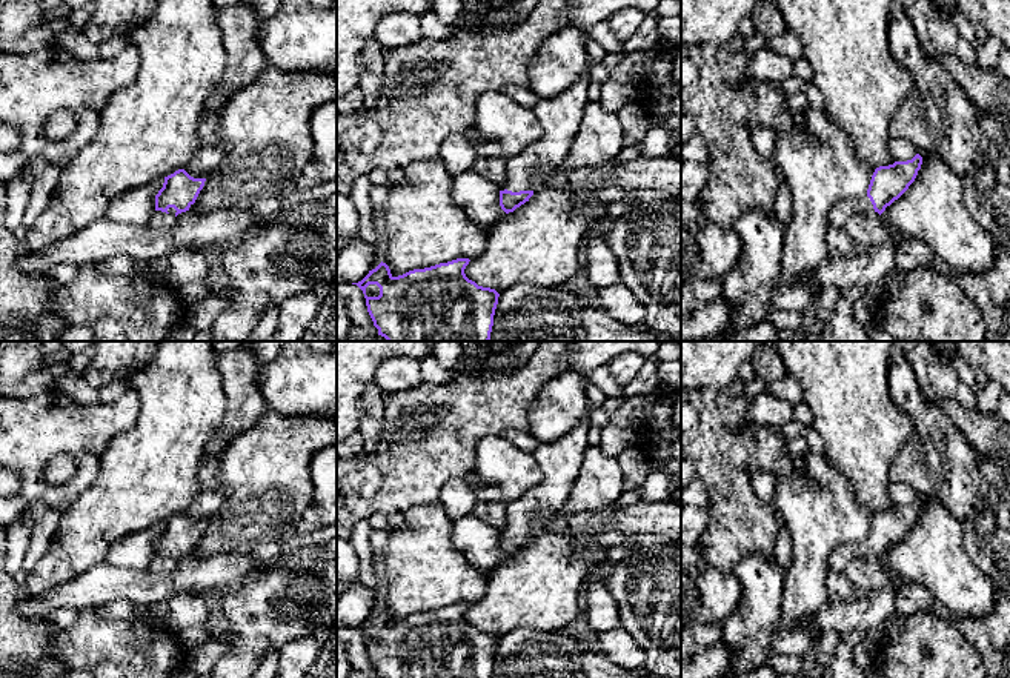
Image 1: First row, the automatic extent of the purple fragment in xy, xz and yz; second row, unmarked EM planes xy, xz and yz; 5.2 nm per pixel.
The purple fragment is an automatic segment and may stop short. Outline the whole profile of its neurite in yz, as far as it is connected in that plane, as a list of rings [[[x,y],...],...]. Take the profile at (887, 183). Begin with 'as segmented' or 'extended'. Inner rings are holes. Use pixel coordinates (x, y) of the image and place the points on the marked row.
extended; [[[916,154],[912,160],[876,168],[867,194],[838,200],[830,209],[829,224],[844,229],[852,215],[867,215],[873,211],[881,215],[915,181],[921,165],[922,157]]]

